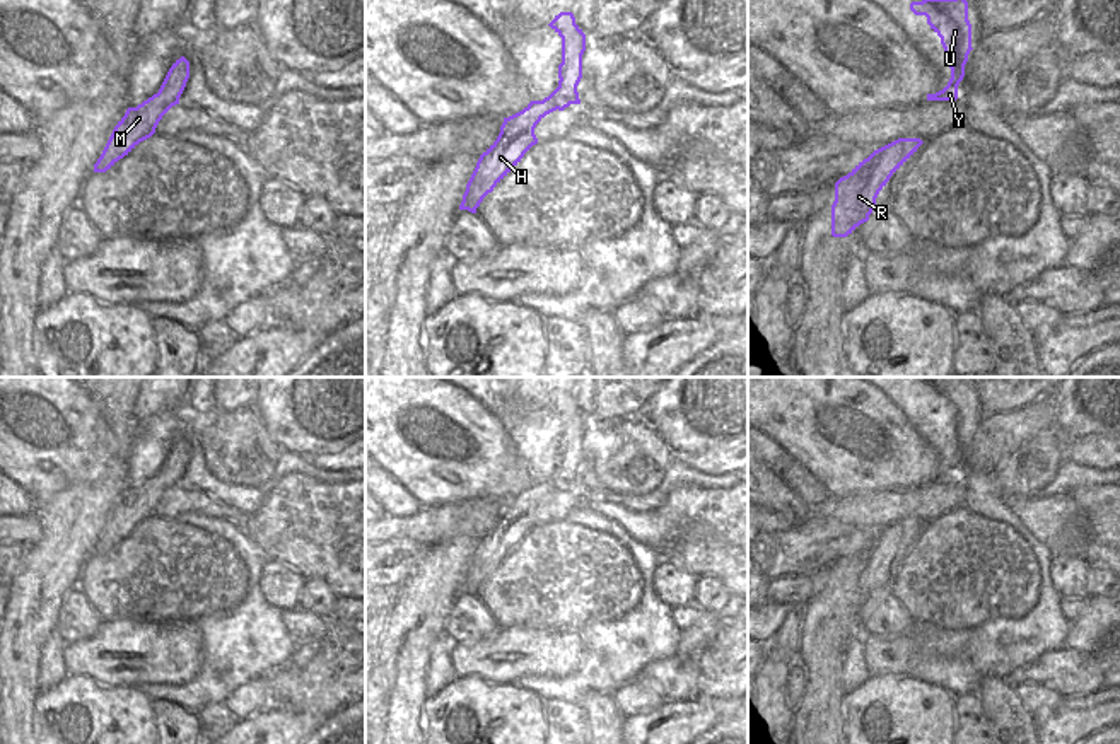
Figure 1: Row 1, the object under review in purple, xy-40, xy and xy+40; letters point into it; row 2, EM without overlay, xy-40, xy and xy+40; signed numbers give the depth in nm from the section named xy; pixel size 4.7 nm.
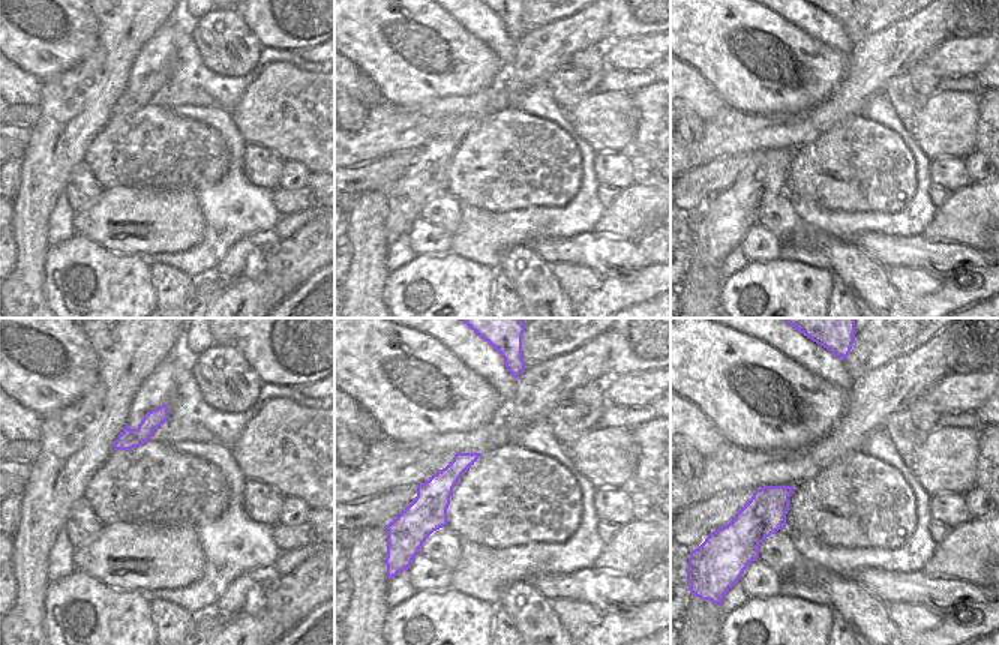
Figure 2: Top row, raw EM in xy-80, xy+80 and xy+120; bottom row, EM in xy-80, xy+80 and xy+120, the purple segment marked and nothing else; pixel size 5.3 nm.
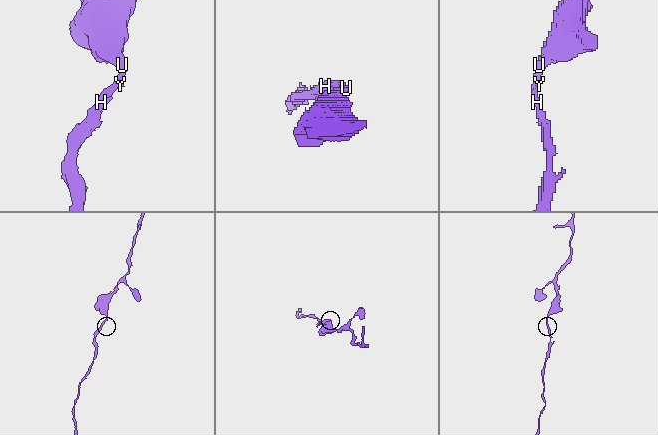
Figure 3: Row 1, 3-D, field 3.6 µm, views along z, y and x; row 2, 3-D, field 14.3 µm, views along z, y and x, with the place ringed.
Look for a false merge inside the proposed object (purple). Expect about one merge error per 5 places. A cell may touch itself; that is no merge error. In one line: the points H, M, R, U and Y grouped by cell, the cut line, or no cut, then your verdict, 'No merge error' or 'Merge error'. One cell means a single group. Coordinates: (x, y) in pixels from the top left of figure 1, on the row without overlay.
Groups: H M R U Y. No split. No merge error

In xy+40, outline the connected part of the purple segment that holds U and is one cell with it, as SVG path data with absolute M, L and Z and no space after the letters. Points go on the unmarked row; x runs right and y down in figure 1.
M961 377L956 381L925 381L922 384L912 384L910 392L915 398L927 399L927 406L941 420L951 450L948 468L936 476L927 476L927 483L956 483L958 468L965 459L965 447L973 432L968 384Z

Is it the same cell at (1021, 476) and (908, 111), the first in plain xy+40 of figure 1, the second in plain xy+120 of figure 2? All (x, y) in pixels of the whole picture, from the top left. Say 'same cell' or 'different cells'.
same cell

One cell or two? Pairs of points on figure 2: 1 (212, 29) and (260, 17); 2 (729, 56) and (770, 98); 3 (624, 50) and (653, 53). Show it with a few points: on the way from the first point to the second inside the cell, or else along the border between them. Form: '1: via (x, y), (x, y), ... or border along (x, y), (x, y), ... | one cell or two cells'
1: border along (239, 15), (264, 47) | two cells
2: via (740, 66), (761, 87) | one cell
3: via (632, 53), (645, 53) | one cell

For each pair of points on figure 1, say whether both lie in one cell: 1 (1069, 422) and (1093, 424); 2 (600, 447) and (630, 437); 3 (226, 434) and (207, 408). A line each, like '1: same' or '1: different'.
1: same
2: same
3: different

